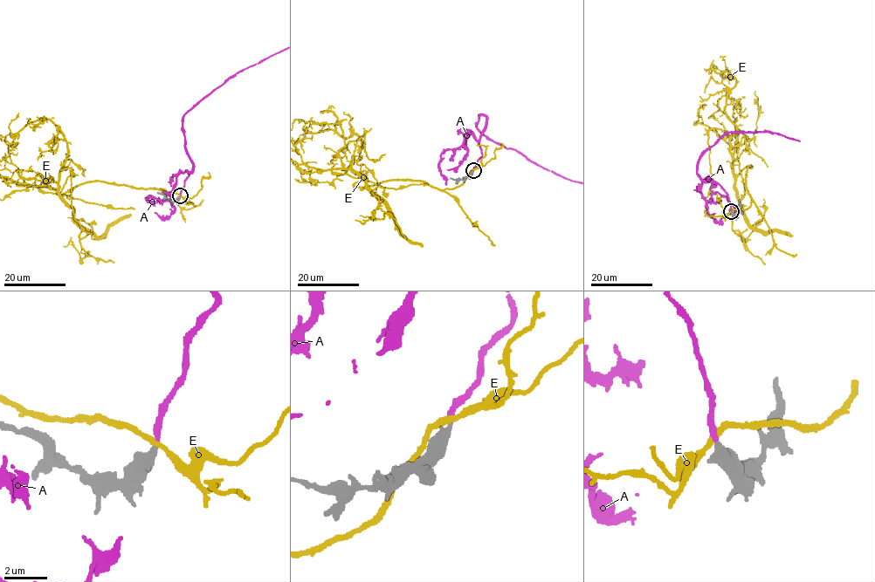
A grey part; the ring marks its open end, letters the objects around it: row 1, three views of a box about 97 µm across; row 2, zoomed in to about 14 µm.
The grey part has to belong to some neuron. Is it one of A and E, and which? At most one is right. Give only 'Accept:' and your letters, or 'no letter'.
Accept: A

